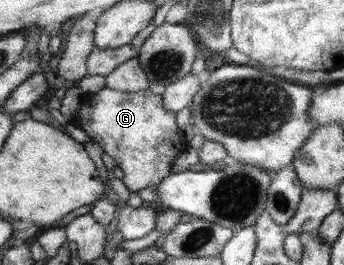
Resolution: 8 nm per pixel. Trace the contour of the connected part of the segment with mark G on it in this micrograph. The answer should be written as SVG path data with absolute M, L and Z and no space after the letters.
M103 87L98 93L82 97L74 122L97 142L124 172L121 179L131 192L156 187L172 173L171 166L179 154L189 148L176 123L176 113L165 111L163 96L146 92L121 92Z

